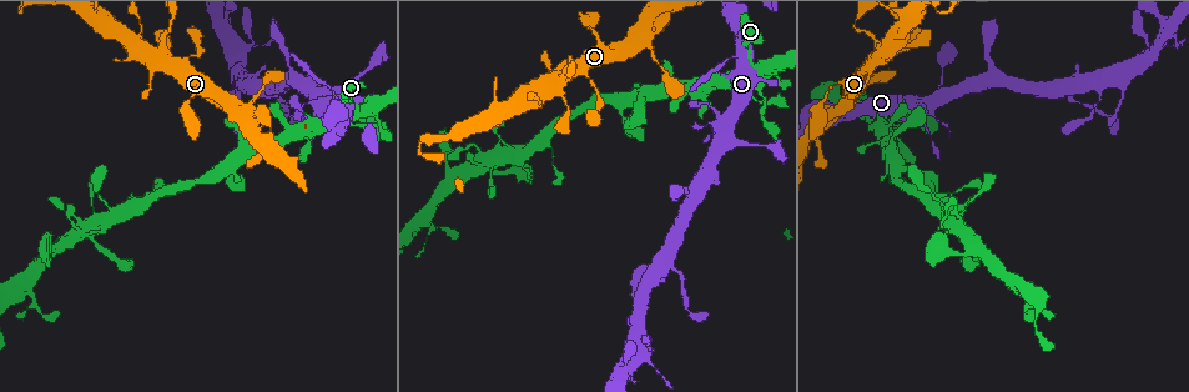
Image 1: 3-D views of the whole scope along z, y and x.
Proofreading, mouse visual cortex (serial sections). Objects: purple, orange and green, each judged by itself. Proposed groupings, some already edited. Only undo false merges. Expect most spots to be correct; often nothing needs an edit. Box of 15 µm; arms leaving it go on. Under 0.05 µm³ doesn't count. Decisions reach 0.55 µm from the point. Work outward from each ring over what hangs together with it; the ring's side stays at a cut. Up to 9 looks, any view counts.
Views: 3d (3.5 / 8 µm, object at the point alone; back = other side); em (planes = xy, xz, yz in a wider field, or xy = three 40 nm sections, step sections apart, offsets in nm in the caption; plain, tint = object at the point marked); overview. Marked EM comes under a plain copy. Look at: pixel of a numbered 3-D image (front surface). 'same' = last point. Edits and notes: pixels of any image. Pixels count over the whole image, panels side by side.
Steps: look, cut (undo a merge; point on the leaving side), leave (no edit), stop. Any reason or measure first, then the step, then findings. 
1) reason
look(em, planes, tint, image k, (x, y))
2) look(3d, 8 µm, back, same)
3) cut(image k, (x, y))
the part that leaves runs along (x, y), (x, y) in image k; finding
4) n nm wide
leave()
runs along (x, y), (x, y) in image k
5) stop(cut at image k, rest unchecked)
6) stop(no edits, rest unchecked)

arms part here
look(3d, 8 µm, image 1, (885, 139))

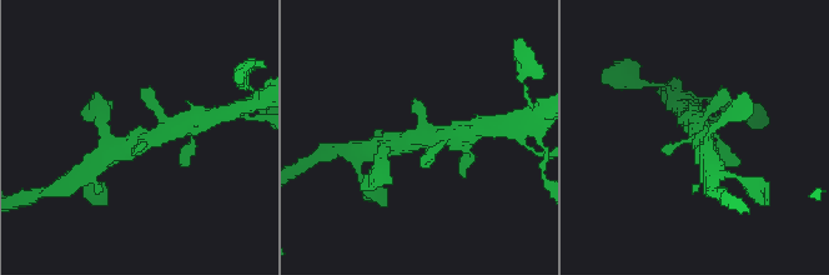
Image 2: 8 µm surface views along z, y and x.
look(em, xy, step 5, tint, image 2, (421, 139))

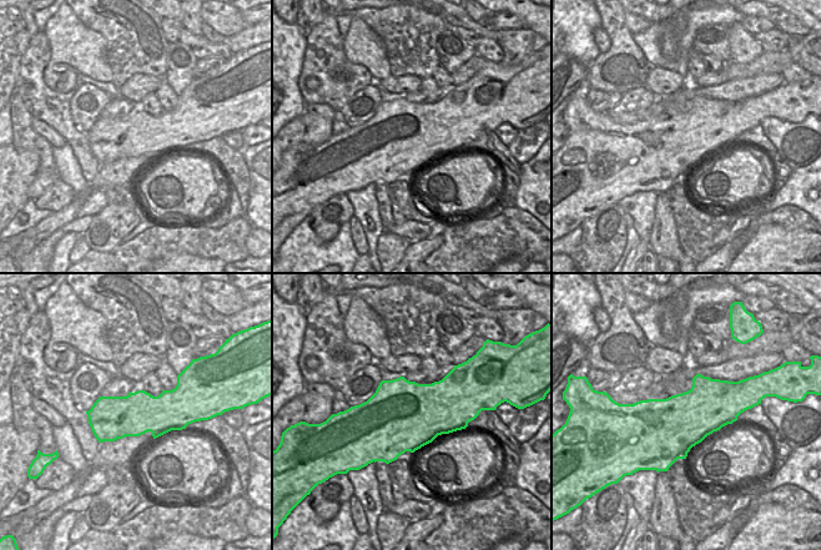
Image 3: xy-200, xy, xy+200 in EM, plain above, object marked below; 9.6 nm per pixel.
leave()
runs along (176, 129), (161, 131), (111, 154) in image 2; continuous, no second cell

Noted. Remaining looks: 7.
thin arm on a thick one
look(3d, 3.5 µm, image 1, (640, 300))

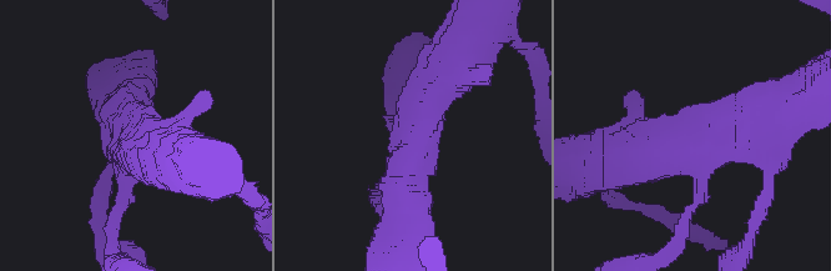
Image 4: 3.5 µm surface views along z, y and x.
3 arms; arms of 150, 600, 600 nm
look(em, xy, step 5, tint, image 4, (411, 140))

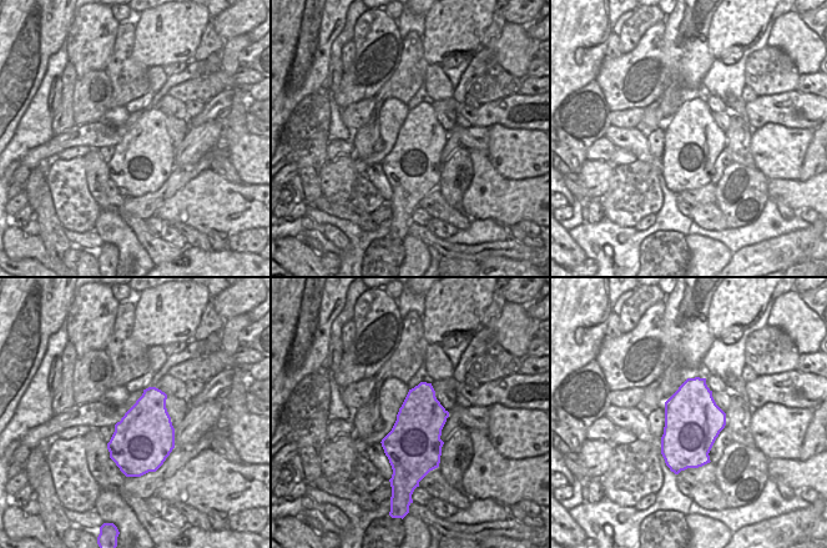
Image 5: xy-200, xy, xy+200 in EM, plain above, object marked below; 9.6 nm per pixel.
leave()
runs along (626, 157), (704, 150), (771, 111) in image 4; continuous, no second cell

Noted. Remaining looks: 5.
side arm on a straight run
look(3d, 3.5 µm, image 1, (1147, 51))

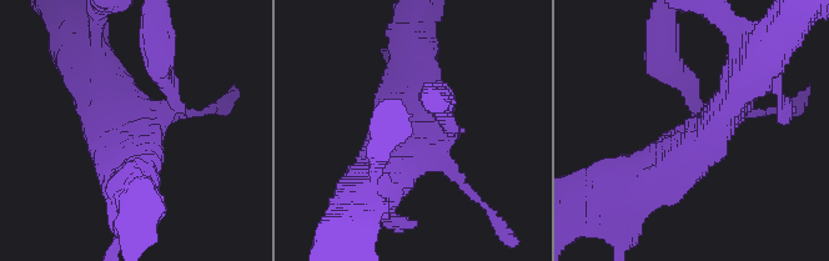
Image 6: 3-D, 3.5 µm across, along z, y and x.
look(em, xy, step 3, tint, image 6, (141, 131))

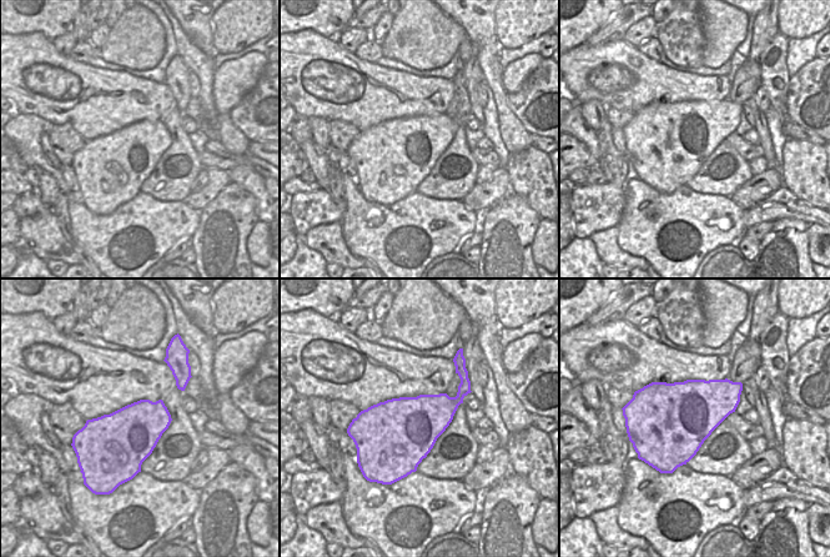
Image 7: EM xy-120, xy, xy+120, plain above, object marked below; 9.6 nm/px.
leave()
runs along (637, 186), (698, 149), (749, 75) in image 6; one cell here

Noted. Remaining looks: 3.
thin arm on a thick one
look(3d, 3.5 µm, back, image 1, (736, 59))

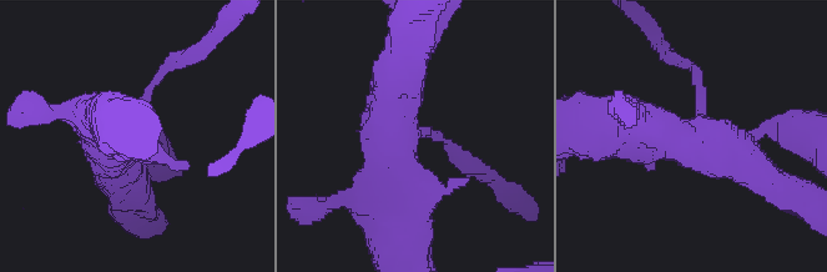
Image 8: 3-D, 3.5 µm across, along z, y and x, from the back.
3 arms; arms of 150, 500, 700 nm; now the EM
look(em, xy, step 2, tint, image 8, (409, 135))

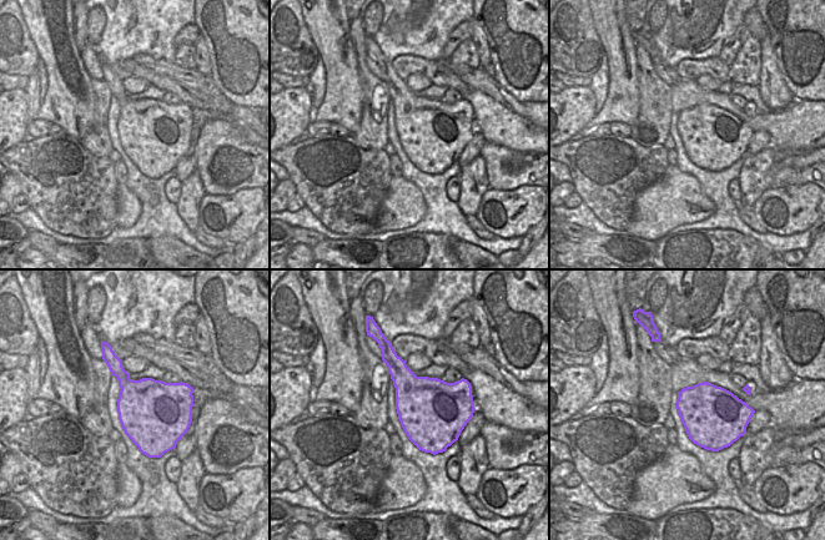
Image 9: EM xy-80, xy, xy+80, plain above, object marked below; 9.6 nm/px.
leave()
runs along (618, 121), (727, 149), (759, 175) in image 8; continuous, no second cell

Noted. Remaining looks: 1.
stop(no edits, rest unchecked)

